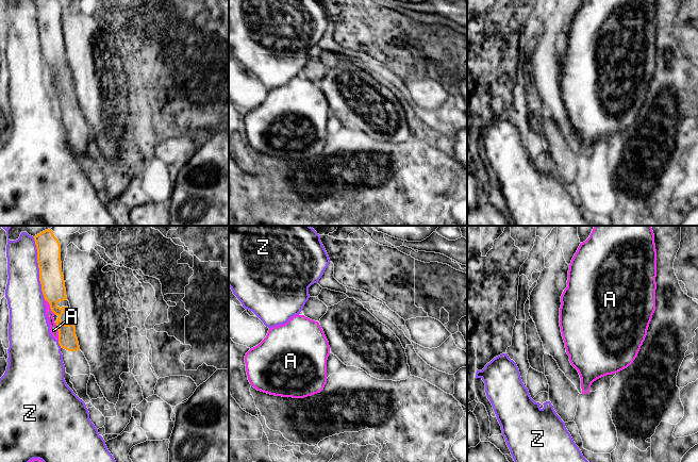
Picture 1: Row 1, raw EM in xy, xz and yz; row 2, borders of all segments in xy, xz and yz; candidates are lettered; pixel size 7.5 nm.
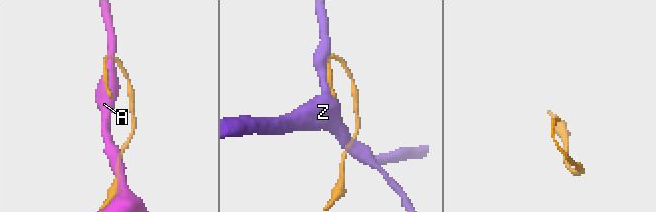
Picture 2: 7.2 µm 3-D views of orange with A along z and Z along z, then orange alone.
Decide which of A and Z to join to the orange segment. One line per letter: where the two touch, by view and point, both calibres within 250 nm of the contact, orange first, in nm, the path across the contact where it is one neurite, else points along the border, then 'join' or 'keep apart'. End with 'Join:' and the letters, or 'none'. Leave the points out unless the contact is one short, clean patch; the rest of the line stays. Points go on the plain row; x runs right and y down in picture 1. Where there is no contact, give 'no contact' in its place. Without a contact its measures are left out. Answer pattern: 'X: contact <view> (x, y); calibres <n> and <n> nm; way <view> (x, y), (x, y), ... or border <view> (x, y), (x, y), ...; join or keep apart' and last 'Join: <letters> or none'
A: contact xy (59, 93); calibres 140 and 60 nm; keep apart
Z: contact xy (39, 31); calibres 180 and 280 nm; keep apart
Join: none

